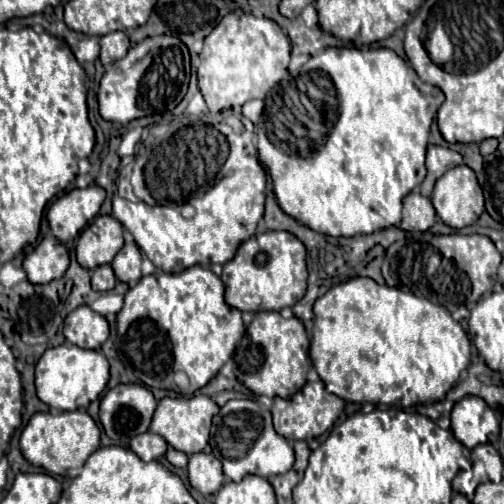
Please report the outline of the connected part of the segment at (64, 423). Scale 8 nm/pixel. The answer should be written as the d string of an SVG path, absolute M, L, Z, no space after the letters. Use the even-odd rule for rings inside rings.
M82 410L58 412L58 414L38 412L30 418L20 436L20 450L30 464L44 468L50 474L66 478L76 478L82 472L86 458L98 446L100 446L100 430L92 420L92 416Z

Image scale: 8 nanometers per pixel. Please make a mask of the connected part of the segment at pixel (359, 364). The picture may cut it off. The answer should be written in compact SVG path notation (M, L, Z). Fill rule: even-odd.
M352 278L344 284L338 284L334 288L330 288L320 300L316 300L314 304L314 332L312 332L312 342L310 342L310 360L320 376L320 380L324 382L326 390L330 394L336 394L338 398L342 400L350 400L350 402L356 402L356 404L376 404L376 406L400 406L400 408L410 408L410 406L416 406L416 404L434 404L434 402L442 402L448 394L448 390L452 390L452 386L458 382L460 374L468 368L470 364L470 352L472 344L466 336L466 332L462 330L462 326L450 316L450 312L444 308L444 306L438 306L438 304L432 304L430 300L426 298L420 298L420 296L414 296L410 292L402 292L398 288L388 288L388 286L380 286L376 284L374 280L370 278Z

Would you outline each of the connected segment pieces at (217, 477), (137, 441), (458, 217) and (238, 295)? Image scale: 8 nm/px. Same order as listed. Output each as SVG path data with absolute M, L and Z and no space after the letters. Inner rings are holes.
M192 454L188 460L188 478L200 494L216 494L224 484L222 464L212 454Z
M144 432L144 436L134 436L130 440L130 450L146 462L160 460L168 450L168 442L154 432Z
M460 164L448 170L432 192L432 204L438 218L450 228L464 228L474 224L484 212L484 194L476 180L476 174Z
M264 232L242 242L236 256L224 264L222 282L226 286L226 302L240 312L262 312L292 308L306 292L306 248L290 232Z

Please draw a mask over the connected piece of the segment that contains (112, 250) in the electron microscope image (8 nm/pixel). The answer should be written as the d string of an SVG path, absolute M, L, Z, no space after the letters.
M96 216L84 228L76 246L78 264L86 270L110 264L118 250L124 246L122 224L114 216Z

